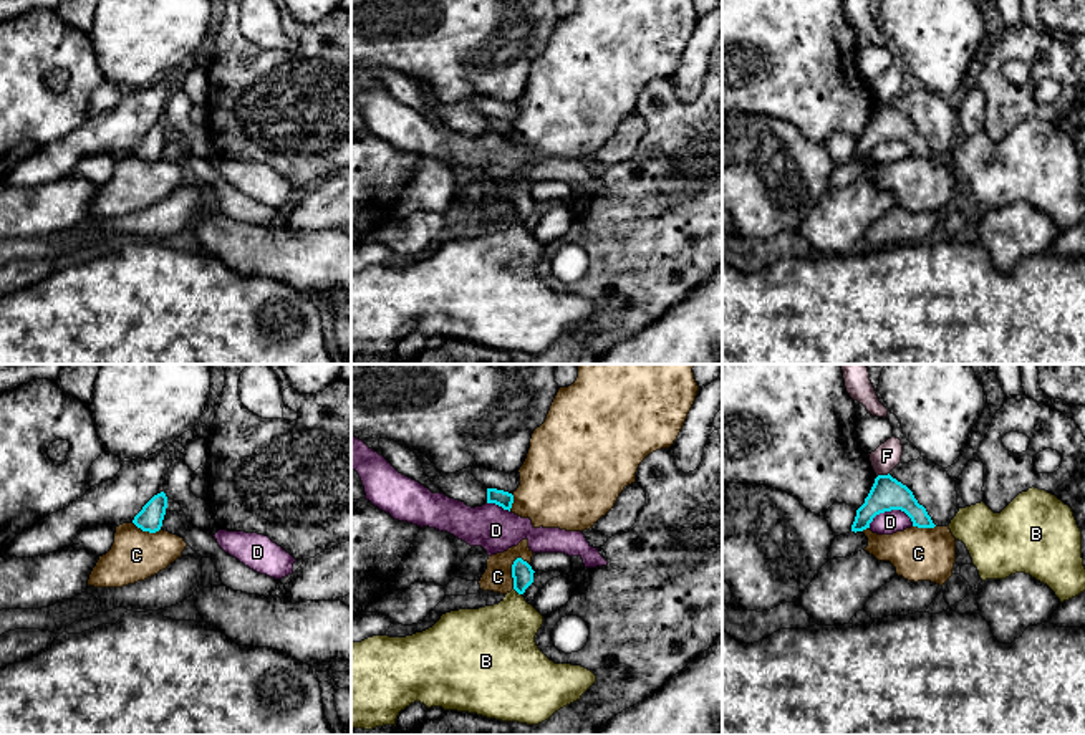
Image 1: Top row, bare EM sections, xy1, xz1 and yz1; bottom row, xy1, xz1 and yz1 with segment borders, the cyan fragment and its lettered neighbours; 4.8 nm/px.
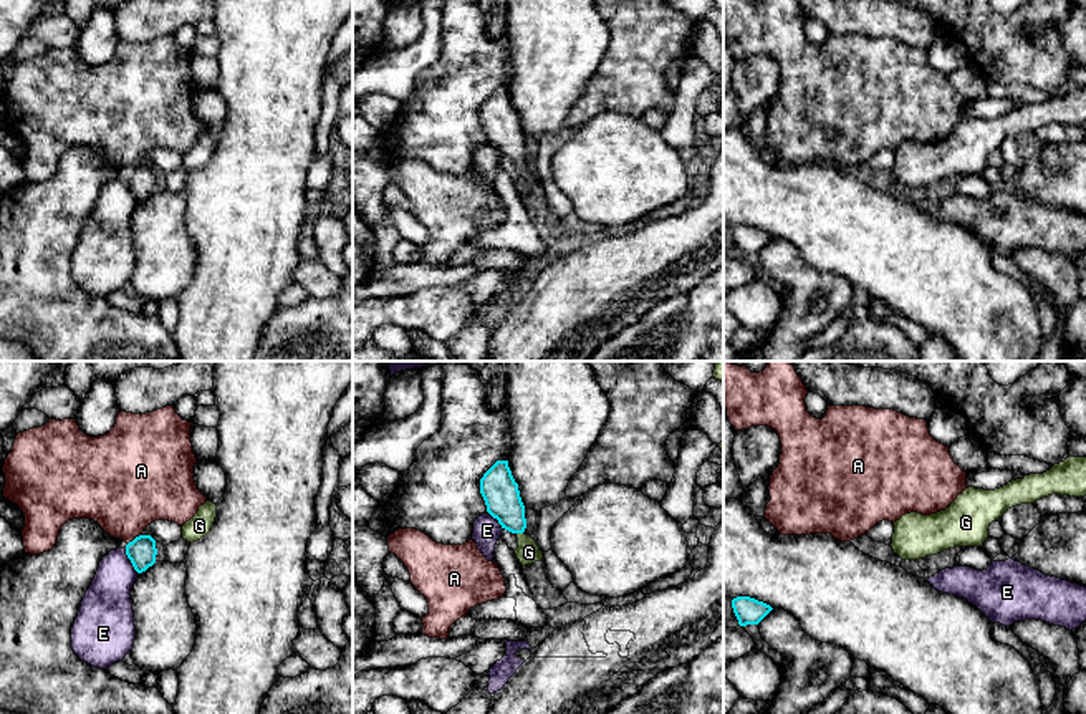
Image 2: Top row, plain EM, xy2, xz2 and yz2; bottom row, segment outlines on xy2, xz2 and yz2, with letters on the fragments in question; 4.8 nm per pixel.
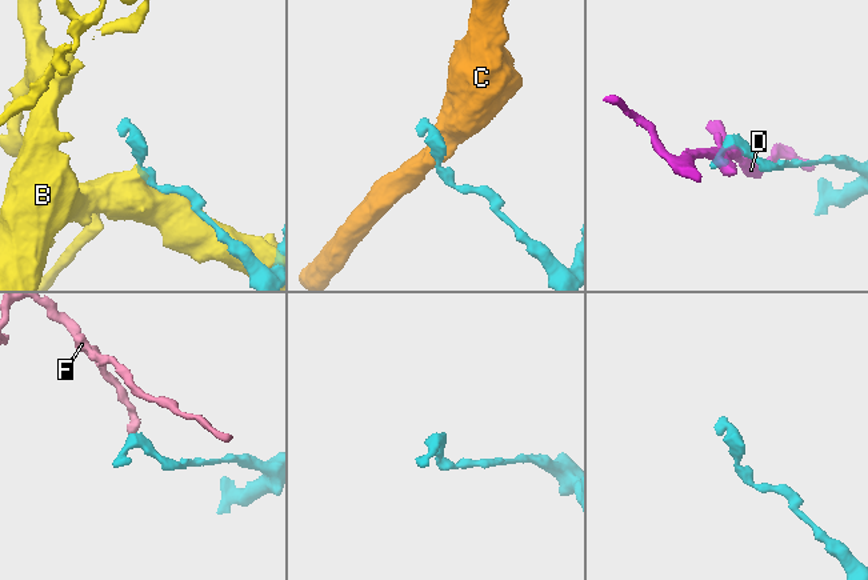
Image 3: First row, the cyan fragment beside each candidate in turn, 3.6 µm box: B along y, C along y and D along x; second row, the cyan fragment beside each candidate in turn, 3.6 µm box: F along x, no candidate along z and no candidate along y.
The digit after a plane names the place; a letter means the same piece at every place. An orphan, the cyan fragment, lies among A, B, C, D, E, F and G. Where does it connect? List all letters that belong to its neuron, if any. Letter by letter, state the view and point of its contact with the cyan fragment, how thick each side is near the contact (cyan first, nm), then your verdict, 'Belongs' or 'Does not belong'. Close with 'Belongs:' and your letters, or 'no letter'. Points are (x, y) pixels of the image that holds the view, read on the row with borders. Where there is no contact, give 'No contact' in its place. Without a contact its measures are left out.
A: Touches cyan at xy2 (136, 537). Thickness 140 nm (cyan) against 420 nm. Does not belong
B: Touches cyan at xz1 (517, 591). Thickness 110 nm (cyan) against 340 nm. Does not belong
C: Touches cyan at xz1 (512, 571). Thickness 110 nm (cyan) against 140 nm. Does not belong
D: Touches cyan at yz1 (888, 510). Thickness 160 nm (cyan) against 110 nm. Does not belong
E: Touches cyan at xy2 (129, 559). Thickness 140 nm (cyan) against 240 nm. Does not belong
F: Touches cyan at yz1 (882, 475). Thickness 160 nm (cyan) against 120 nm. Does not belong
G: Touches cyan at xz2 (520, 532). Thickness 180 nm (cyan) against 110 nm. Belongs
Belongs: G

